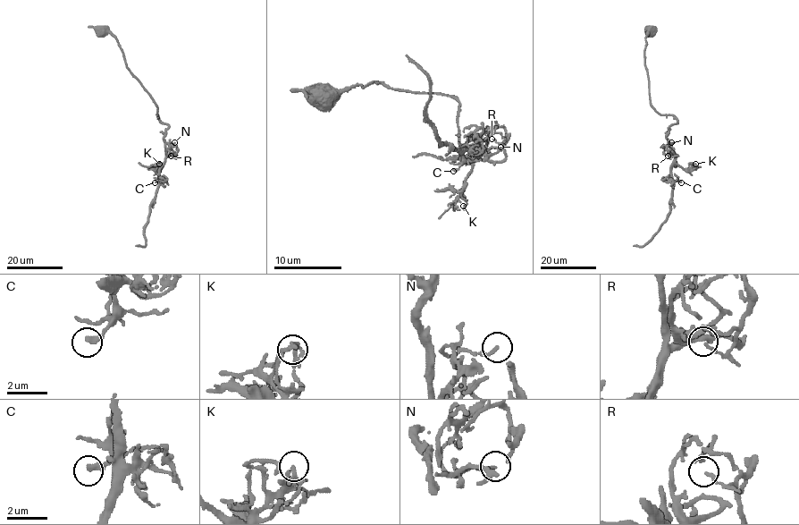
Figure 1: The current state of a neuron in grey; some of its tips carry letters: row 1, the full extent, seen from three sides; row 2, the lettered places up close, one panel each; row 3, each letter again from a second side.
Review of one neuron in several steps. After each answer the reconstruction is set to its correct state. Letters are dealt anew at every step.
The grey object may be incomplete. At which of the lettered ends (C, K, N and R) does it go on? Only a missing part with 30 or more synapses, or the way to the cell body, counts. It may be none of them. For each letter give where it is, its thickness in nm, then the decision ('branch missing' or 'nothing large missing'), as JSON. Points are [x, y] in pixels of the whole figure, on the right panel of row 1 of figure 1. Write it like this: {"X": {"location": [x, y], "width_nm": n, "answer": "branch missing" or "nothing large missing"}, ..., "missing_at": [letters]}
{"C": {"location": [681, 182], "width_nm": 280, "answer": "nothing large missing"}, "K": {"location": [695, 164], "width_nm": 200, "answer": "nothing large missing"}, "N": {"location": [671, 142], "width_nm": 170, "answer": "nothing large missing"}, "R": {"location": [668, 156], "width_nm": 140, "answer": "nothing large missing"}, "missing_at": []}

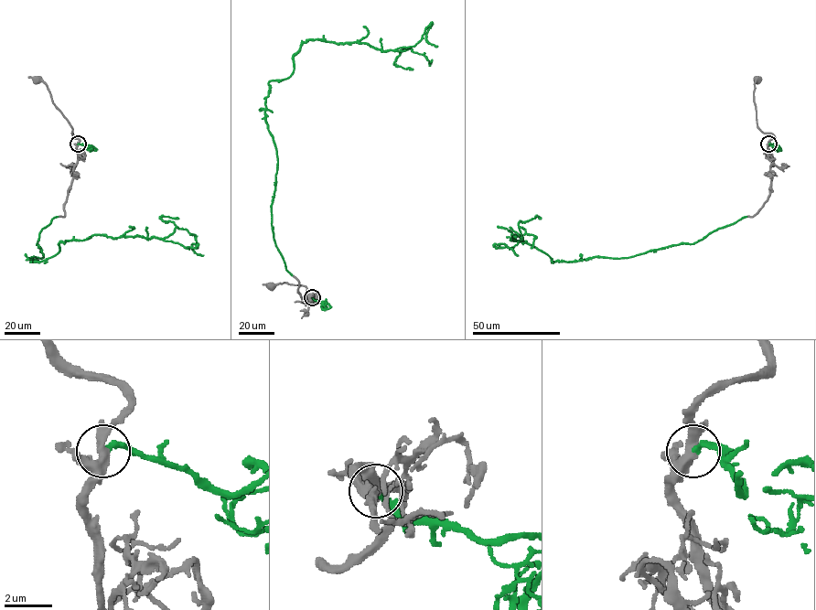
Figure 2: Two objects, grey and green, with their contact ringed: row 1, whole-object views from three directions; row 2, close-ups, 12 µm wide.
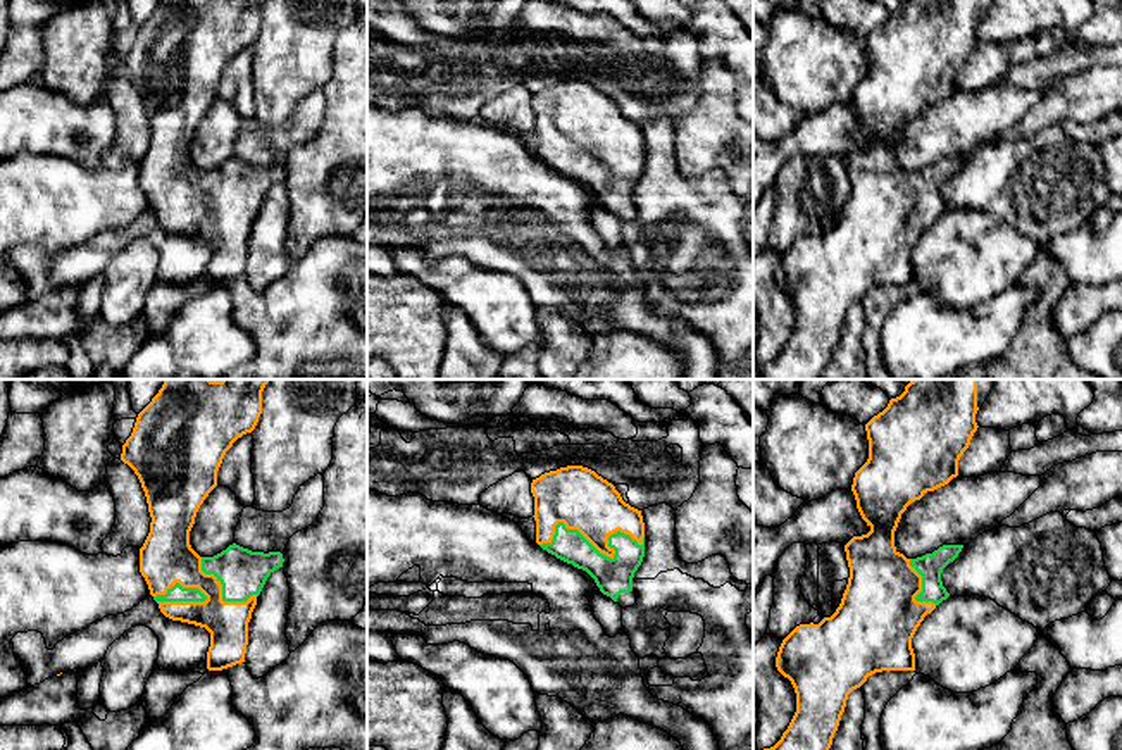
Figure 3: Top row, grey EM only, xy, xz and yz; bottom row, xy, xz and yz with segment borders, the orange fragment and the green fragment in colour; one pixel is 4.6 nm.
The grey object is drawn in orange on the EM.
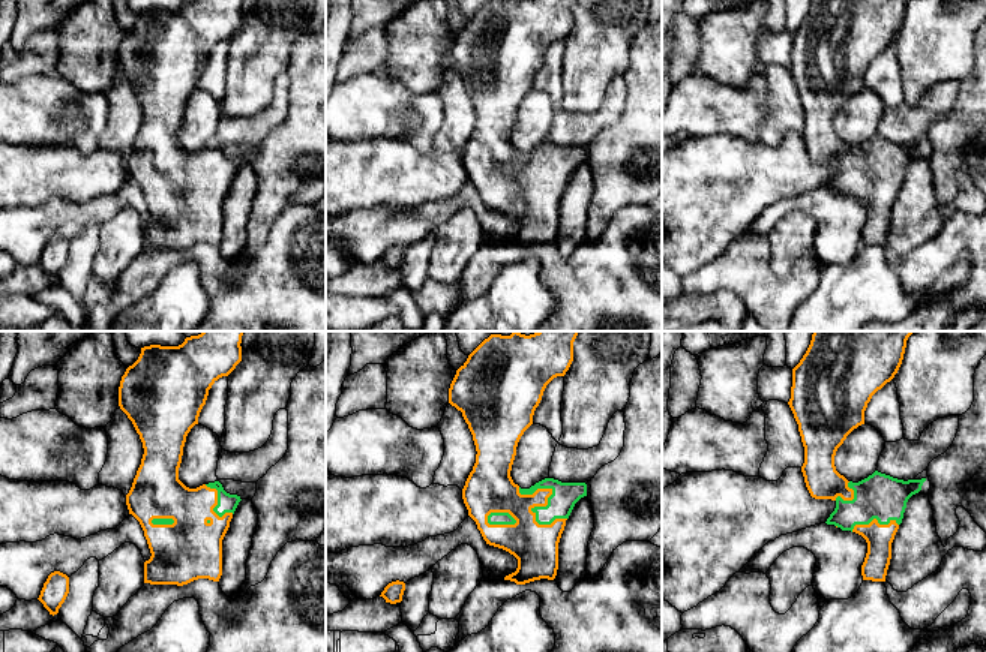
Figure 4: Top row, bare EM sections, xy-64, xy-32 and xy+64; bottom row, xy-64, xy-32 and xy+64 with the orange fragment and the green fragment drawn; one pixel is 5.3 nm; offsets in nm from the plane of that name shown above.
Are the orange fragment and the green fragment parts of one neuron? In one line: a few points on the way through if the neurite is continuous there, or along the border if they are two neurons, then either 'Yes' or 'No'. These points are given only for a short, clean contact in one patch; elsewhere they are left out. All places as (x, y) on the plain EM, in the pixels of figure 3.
Yes

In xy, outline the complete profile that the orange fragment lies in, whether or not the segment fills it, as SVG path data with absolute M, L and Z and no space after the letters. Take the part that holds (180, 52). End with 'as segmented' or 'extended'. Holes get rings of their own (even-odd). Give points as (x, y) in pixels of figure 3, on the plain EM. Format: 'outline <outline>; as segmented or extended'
outline M162 0L138 28L121 74L138 90L152 131L140 162L140 186L160 226L210 247L207 283L222 284L245 276L248 236L267 191L283 181L281 166L252 166L236 157L214 171L200 171L190 159L196 126L217 100L226 66L252 47L262 28L265 0Z; extended

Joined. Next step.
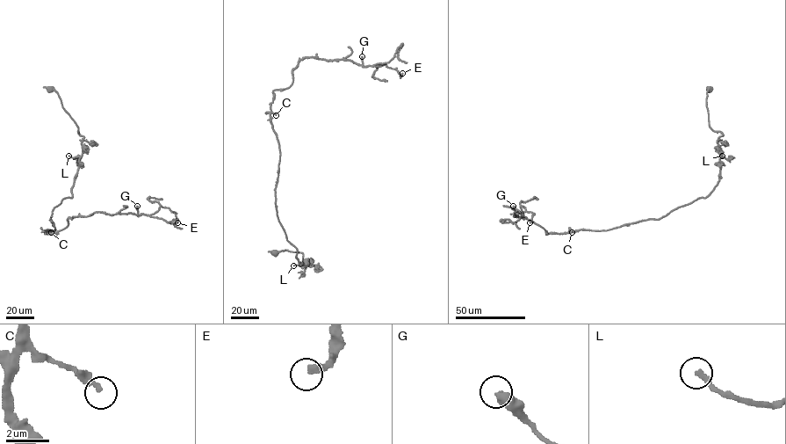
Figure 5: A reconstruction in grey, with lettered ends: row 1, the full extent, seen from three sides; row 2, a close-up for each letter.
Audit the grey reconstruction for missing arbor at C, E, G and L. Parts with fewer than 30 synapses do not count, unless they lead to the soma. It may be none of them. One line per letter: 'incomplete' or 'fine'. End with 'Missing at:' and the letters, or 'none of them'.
C: fine
E: fine
G: fine
L: incomplete
Missing at: L

